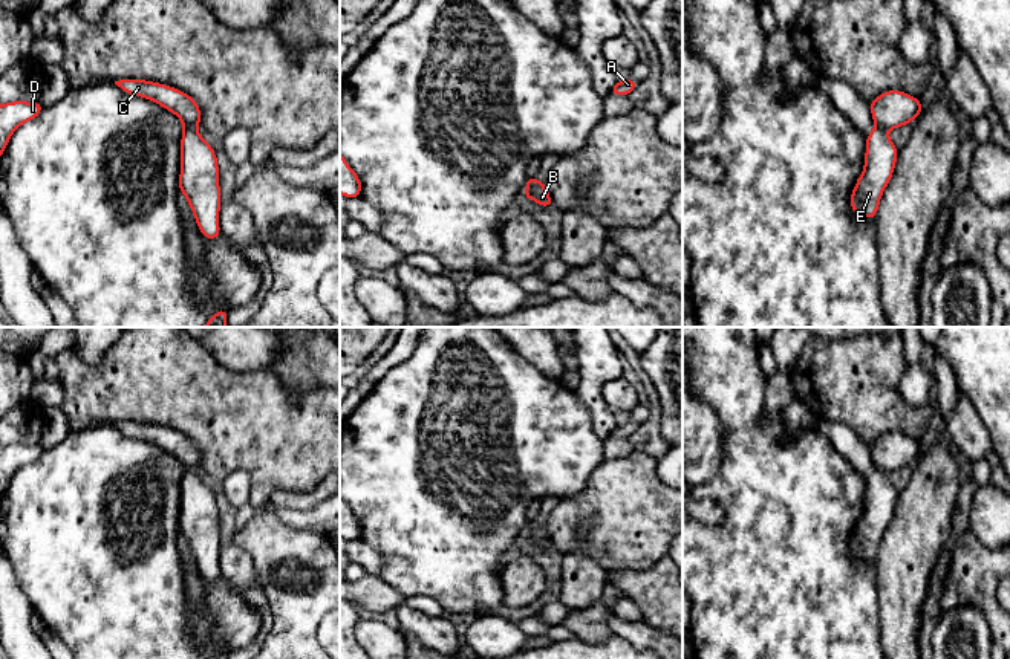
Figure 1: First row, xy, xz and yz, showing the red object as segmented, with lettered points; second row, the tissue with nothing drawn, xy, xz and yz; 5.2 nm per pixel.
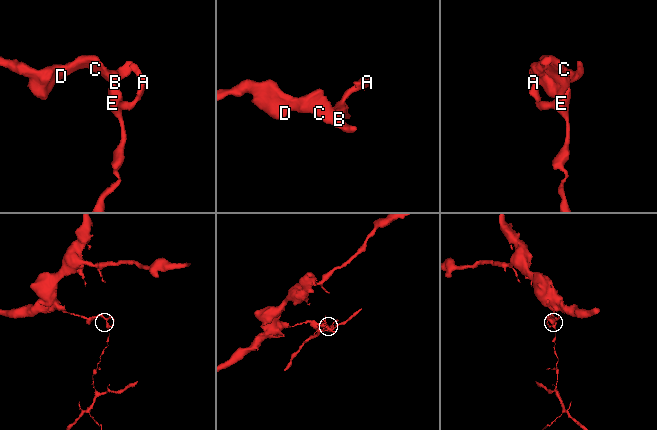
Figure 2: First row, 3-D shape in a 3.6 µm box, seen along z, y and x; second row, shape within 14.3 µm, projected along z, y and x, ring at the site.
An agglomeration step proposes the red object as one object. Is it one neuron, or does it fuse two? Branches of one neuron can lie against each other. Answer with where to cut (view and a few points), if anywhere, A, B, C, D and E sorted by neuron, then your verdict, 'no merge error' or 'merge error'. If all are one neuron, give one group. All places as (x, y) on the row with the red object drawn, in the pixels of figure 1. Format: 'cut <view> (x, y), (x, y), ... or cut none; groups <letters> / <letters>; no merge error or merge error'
cut xy (195, 127), (184, 129); groups A E / B C D; merge error

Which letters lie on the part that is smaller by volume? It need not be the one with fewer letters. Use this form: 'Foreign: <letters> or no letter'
Foreign: A, E

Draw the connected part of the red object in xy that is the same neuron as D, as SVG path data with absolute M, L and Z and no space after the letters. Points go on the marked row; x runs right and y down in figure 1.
M12 101L0 104L0 157L12 133L24 122L35 119L43 112L43 106L28 101Z

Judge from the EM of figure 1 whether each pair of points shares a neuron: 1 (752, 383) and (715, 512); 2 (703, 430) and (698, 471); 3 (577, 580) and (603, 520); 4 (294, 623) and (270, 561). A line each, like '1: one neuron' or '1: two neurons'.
1: two neurons
2: one neuron
3: two neurons
4: one neuron

